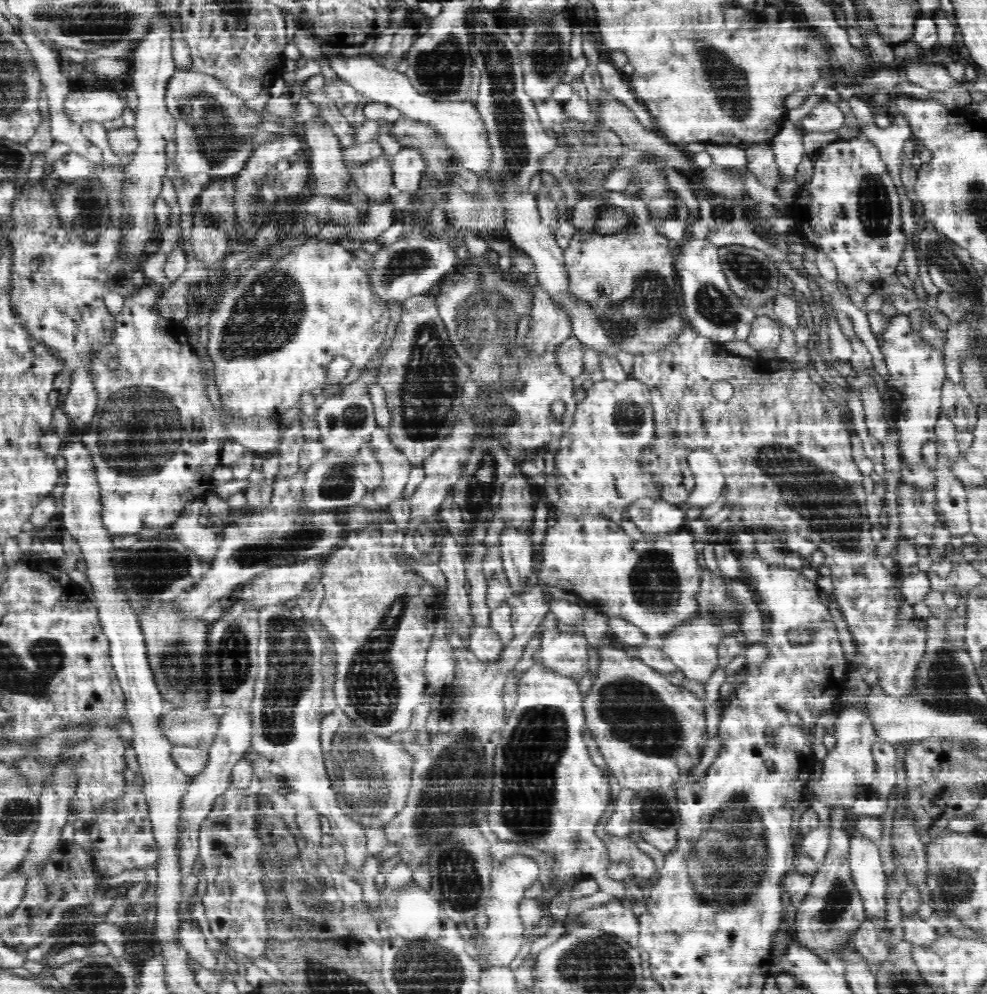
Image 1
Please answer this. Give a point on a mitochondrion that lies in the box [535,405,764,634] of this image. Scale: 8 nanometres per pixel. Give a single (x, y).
(655, 585)

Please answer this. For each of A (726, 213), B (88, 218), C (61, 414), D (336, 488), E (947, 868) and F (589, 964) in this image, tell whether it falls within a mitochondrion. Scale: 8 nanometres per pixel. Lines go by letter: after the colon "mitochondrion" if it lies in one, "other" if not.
A: other
B: mitochondrion
C: other
D: mitochondrion
E: mitochondrion
F: mitochondrion

